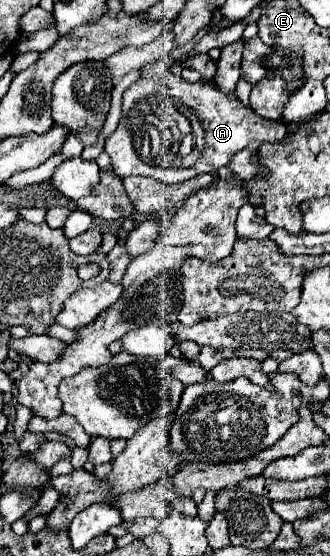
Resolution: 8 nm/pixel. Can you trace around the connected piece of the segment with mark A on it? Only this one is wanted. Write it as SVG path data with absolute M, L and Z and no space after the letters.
M165 74L163 78L141 78L123 92L123 116L117 130L107 138L105 152L111 156L113 172L117 176L151 176L167 184L177 184L189 180L197 174L213 174L223 166L229 166L233 156L243 150L249 142L279 142L285 136L285 124L281 120L271 122L251 108L243 106L237 98L229 100L225 94L217 92L211 84L205 82L185 82L181 76Z

